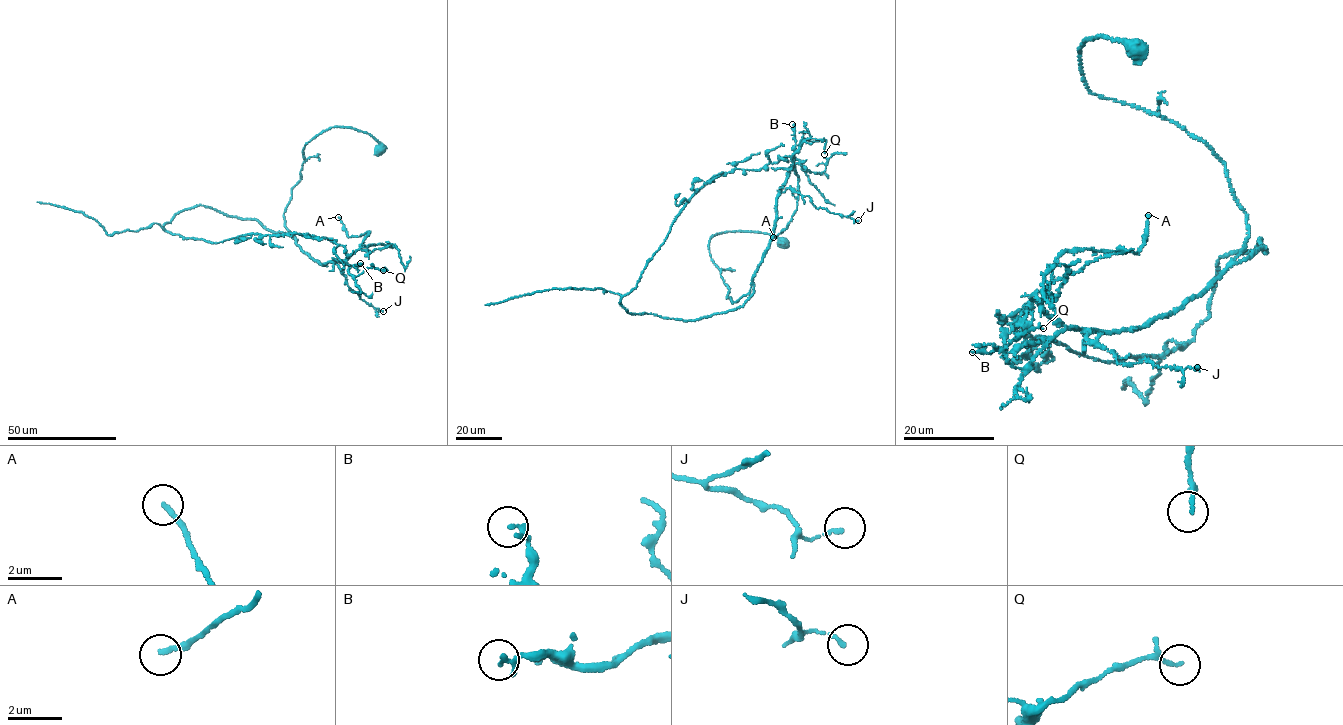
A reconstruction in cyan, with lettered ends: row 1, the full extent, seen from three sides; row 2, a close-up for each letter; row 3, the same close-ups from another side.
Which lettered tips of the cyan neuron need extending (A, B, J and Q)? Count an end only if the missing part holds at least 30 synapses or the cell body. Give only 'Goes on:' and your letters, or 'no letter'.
Goes on: no letter

